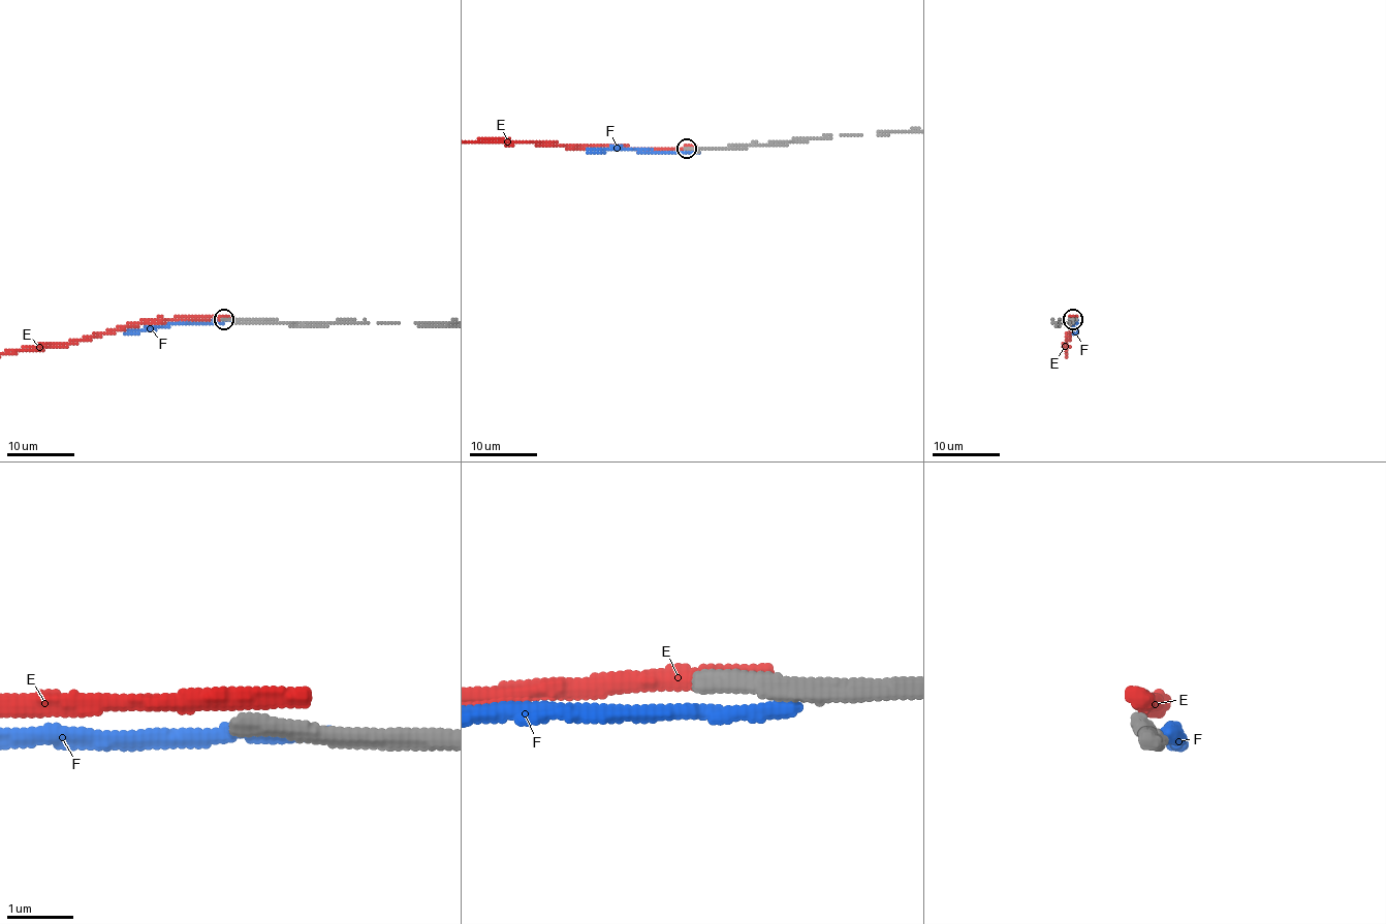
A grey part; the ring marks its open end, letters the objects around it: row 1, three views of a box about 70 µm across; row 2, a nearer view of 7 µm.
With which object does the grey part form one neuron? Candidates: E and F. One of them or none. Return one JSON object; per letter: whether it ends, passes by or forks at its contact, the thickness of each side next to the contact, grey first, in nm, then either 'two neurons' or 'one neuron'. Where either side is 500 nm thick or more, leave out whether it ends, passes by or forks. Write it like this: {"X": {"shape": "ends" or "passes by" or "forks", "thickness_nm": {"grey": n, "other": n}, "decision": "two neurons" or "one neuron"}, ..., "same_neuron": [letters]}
{"E": {"shape": "ends", "thickness_nm": {"grey": 300, "other": 400}, "decision": "two neurons"}, "F": {"shape": "ends", "thickness_nm": {"grey": 280, "other": 260}, "decision": "two neurons"}, "same_neuron": []}

